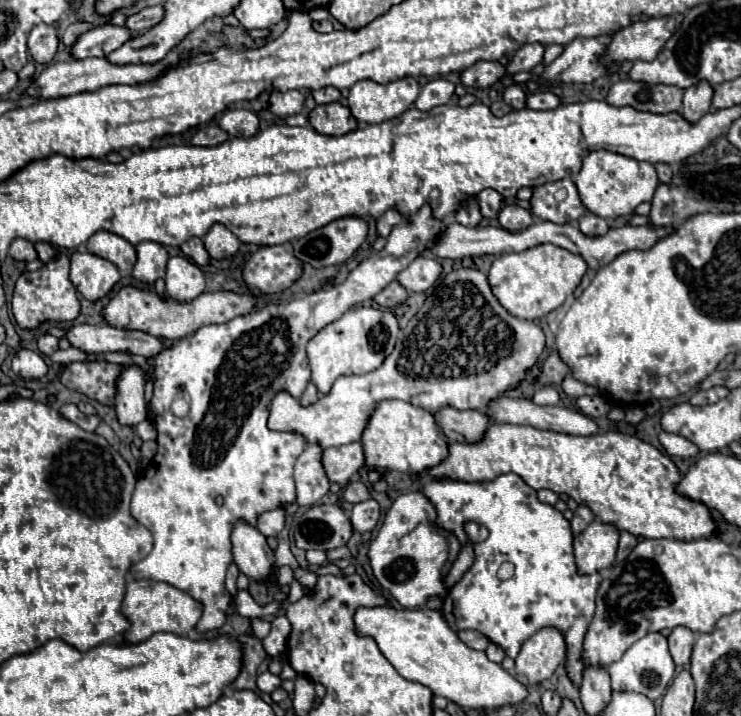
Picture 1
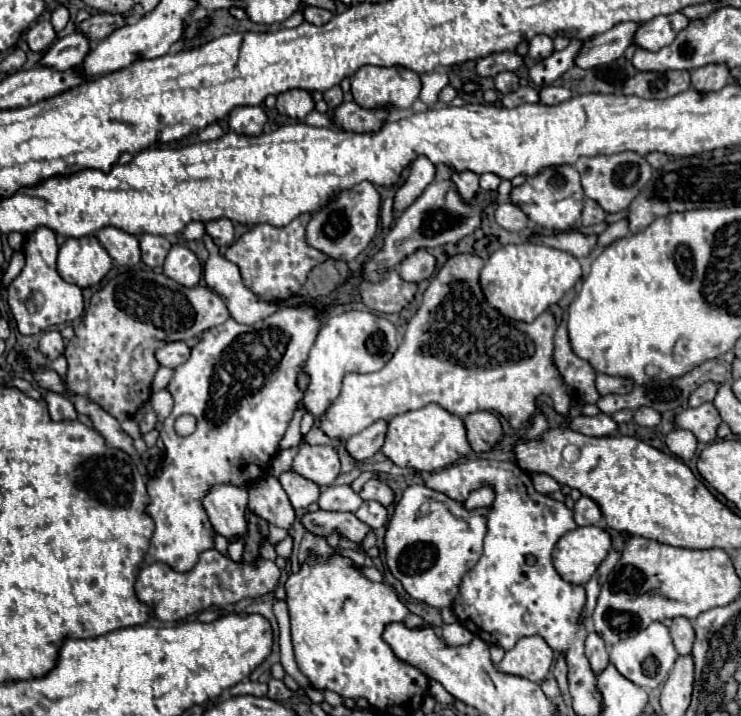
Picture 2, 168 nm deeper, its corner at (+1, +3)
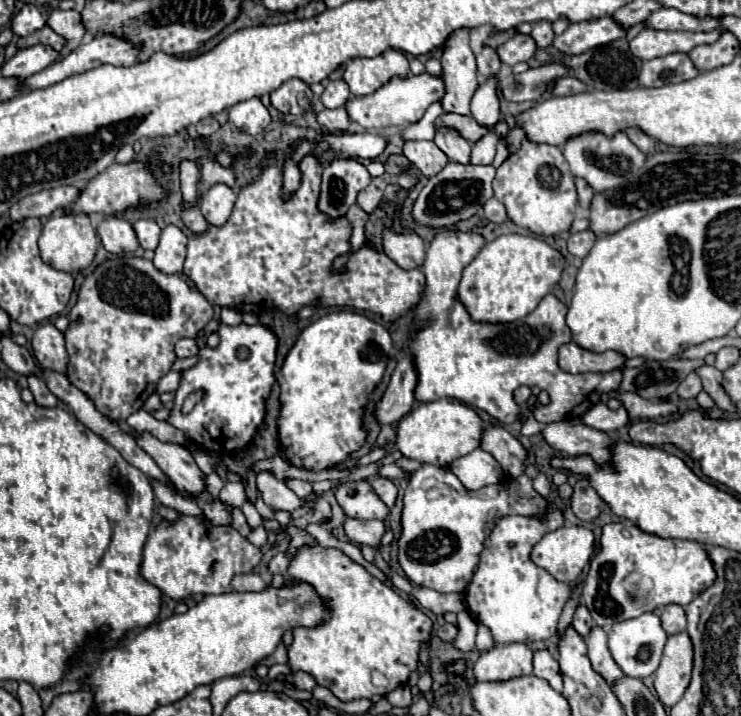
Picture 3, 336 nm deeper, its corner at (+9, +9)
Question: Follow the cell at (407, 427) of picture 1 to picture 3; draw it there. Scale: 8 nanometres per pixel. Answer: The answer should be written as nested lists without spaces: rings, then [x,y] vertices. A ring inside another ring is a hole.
[[[452,400],[426,402],[414,408],[406,418],[402,418],[396,436],[396,448],[406,458],[434,464],[434,466],[444,466],[476,450],[482,440],[482,430],[484,430],[484,422],[470,406]]]

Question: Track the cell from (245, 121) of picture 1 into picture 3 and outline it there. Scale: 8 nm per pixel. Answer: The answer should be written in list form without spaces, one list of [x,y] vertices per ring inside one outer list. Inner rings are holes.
[[[250,98],[230,108],[230,120],[236,124],[238,130],[256,136],[270,124],[270,114],[260,98]]]

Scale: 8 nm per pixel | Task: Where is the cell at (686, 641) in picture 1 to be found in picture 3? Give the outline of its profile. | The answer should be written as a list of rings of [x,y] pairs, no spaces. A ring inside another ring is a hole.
[[[678,604],[664,606],[664,612],[660,618],[662,618],[662,628],[666,630],[666,634],[678,634],[686,630],[686,614],[684,614],[684,608]]]

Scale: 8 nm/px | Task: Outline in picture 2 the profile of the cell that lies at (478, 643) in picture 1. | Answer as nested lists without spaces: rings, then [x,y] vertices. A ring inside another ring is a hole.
[[[456,622],[456,624],[444,624],[442,626],[442,638],[450,646],[462,646],[462,644],[468,644],[474,636],[472,636],[472,632],[468,632],[468,628],[464,628],[462,624]]]

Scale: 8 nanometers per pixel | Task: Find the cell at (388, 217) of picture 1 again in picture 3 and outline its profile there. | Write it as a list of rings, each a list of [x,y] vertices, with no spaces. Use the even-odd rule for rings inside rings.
[[[404,142],[402,152],[426,178],[438,174],[448,164],[448,156],[434,142]]]

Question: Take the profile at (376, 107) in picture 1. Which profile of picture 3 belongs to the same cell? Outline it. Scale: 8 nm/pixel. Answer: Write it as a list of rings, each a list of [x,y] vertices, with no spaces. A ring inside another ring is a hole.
[[[384,50],[374,58],[354,58],[346,64],[344,80],[354,96],[378,90],[394,76],[408,76],[408,58],[400,50]]]

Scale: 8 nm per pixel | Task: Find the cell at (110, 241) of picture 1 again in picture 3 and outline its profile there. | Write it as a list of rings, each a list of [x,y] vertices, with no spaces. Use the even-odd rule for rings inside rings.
[[[108,216],[98,224],[98,236],[104,248],[112,254],[134,252],[138,248],[138,238],[132,224],[122,216]]]

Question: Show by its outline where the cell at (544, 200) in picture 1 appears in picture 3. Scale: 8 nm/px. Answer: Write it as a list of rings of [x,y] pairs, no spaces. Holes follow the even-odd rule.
[[[524,138],[520,150],[510,154],[496,170],[492,188],[494,196],[506,206],[508,218],[516,226],[528,228],[536,236],[556,236],[566,232],[574,220],[578,206],[574,176],[558,146],[538,144]]]

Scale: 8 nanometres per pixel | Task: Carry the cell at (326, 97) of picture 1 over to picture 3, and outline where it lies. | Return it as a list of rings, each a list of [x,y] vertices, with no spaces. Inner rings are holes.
[[[330,80],[326,82],[326,90],[322,94],[322,104],[326,108],[340,108],[348,102],[350,88],[344,80]]]

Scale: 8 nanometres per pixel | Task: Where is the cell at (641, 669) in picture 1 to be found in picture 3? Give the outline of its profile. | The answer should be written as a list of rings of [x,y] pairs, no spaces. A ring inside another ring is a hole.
[[[646,612],[638,618],[616,622],[608,628],[608,648],[612,652],[612,658],[626,676],[634,676],[634,678],[646,678],[658,668],[666,638],[668,634],[664,632],[660,618],[654,612]]]

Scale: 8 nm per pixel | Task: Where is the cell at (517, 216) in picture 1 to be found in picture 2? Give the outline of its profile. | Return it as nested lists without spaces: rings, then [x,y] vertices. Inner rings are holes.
[[[512,202],[498,204],[498,208],[496,208],[496,222],[504,230],[510,230],[510,232],[520,232],[520,230],[524,230],[530,224],[528,216]]]

